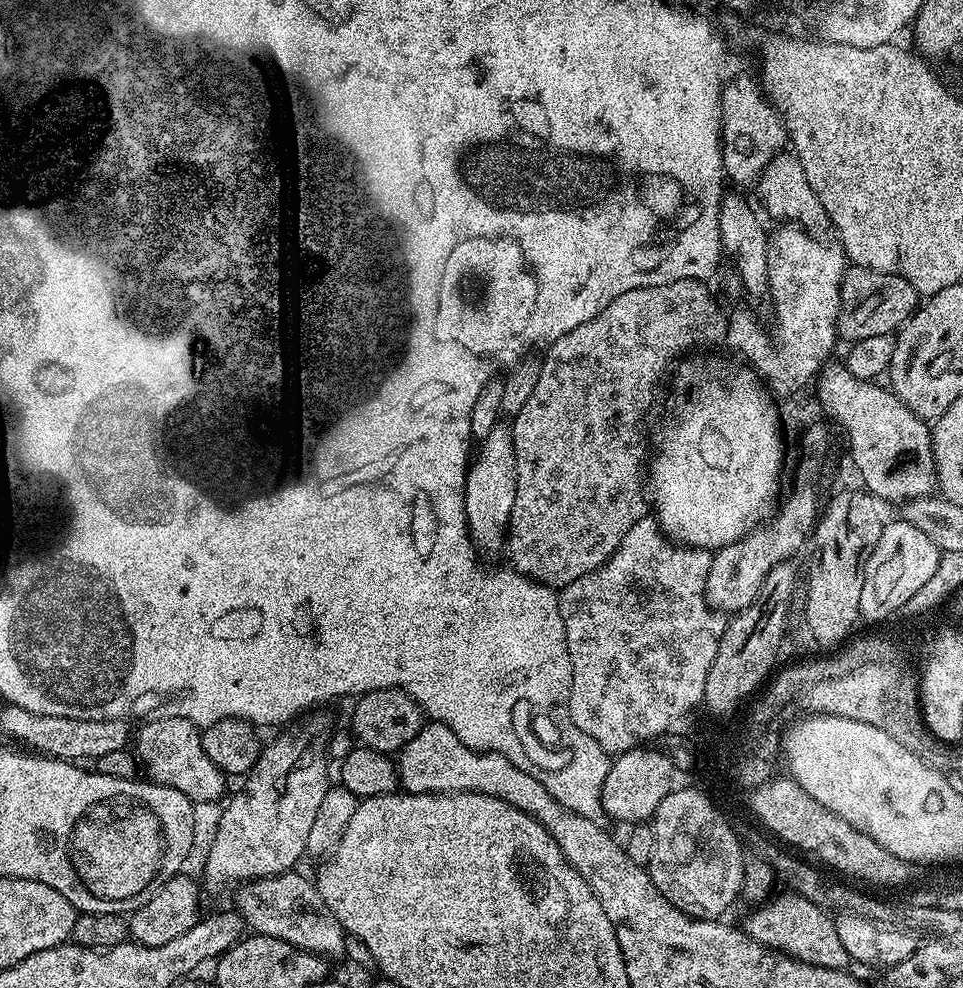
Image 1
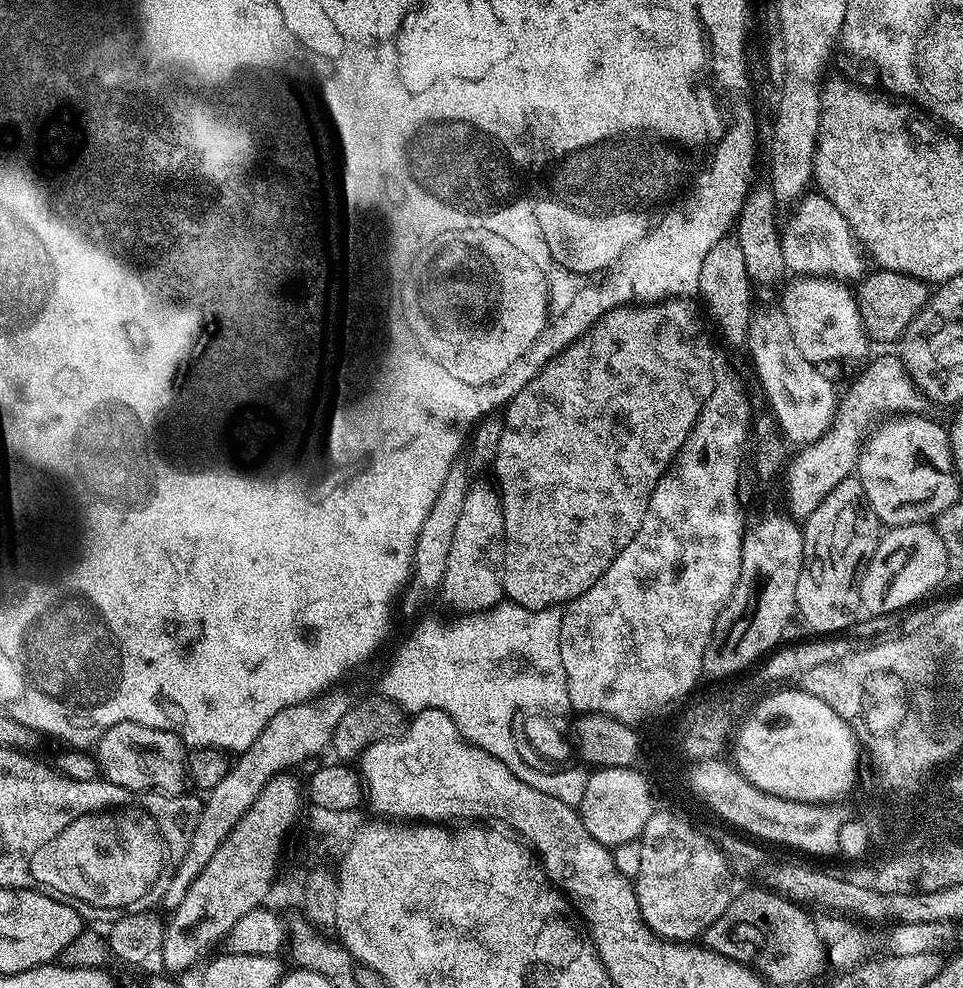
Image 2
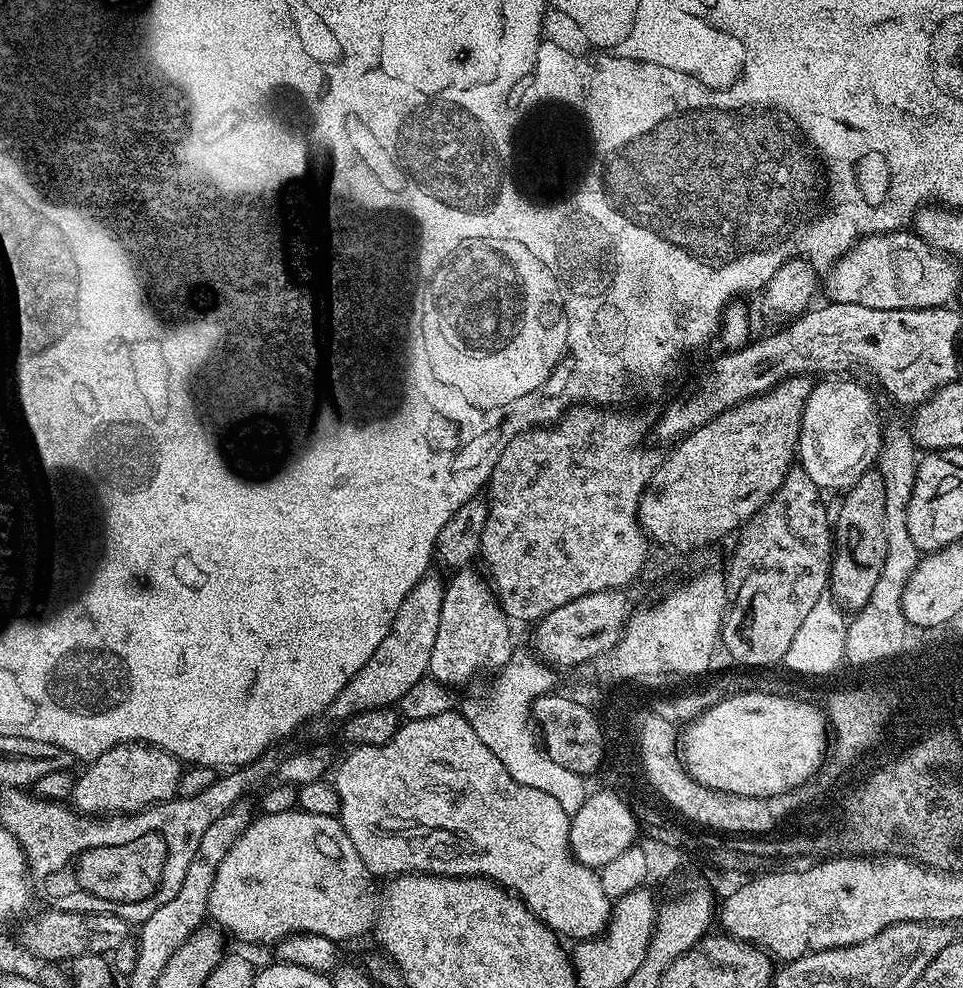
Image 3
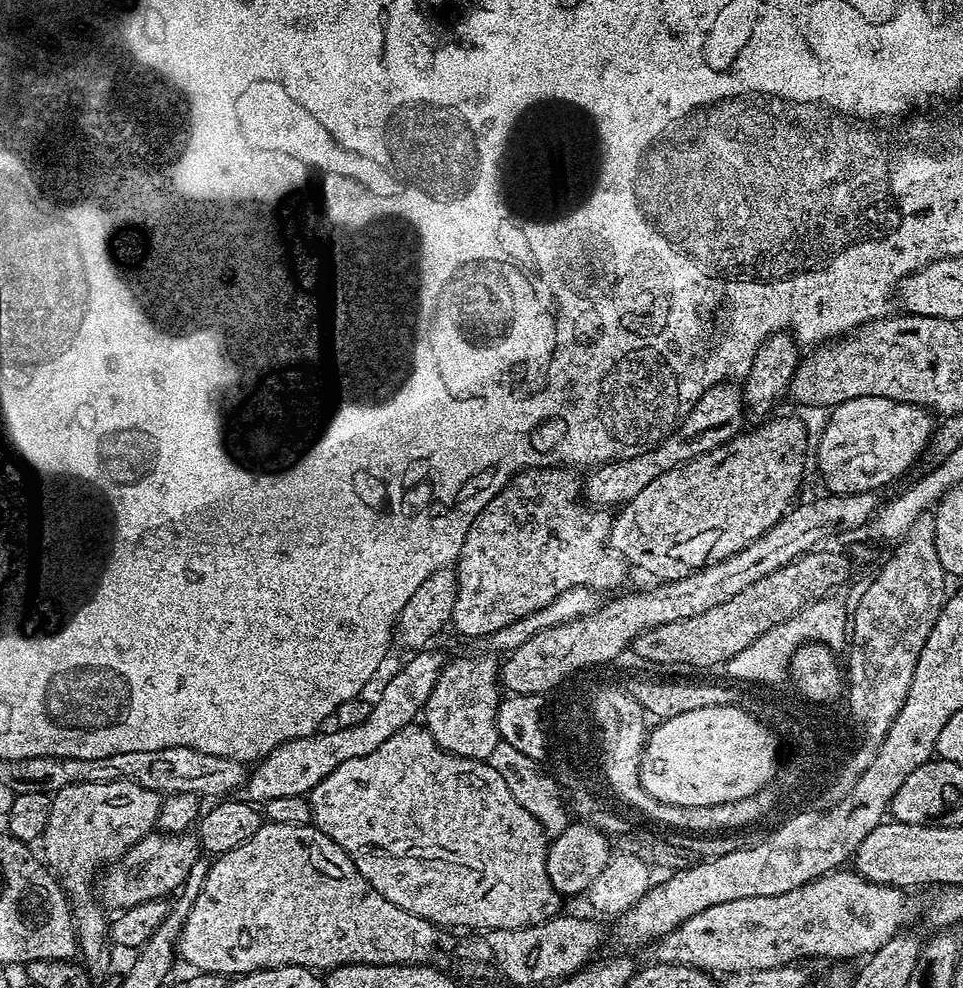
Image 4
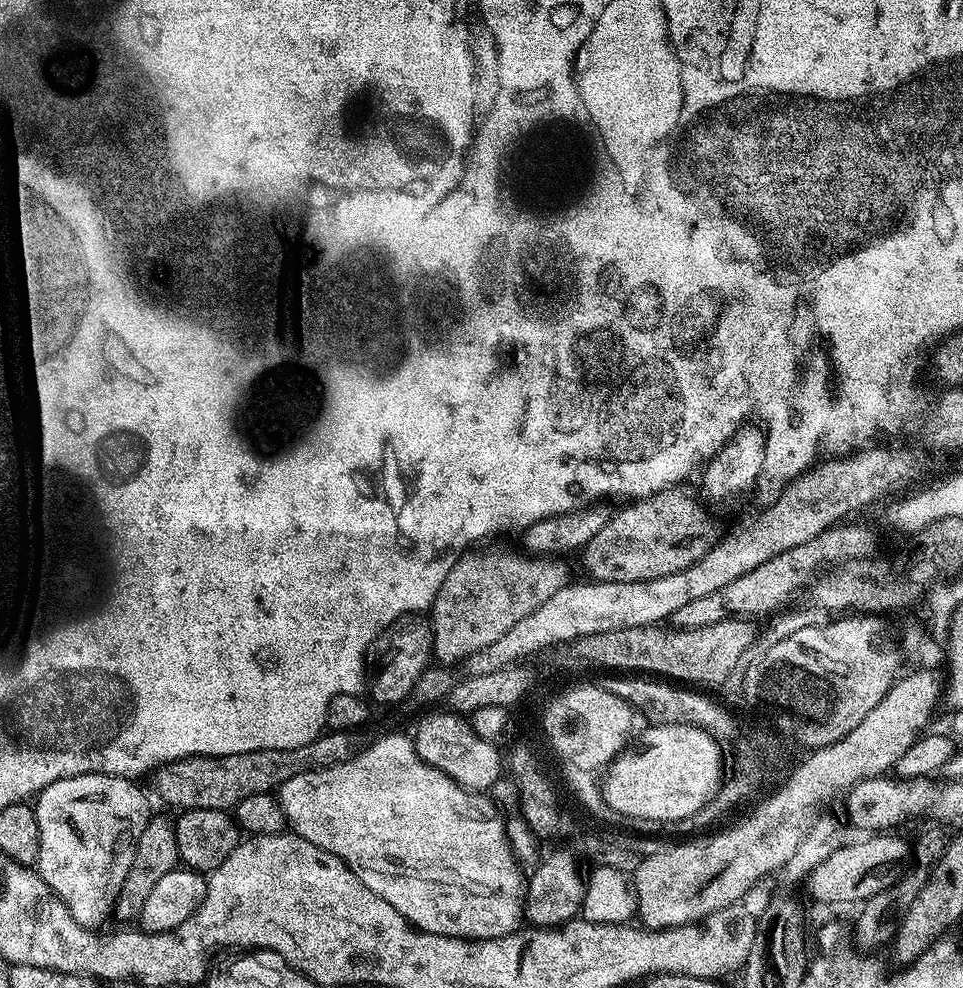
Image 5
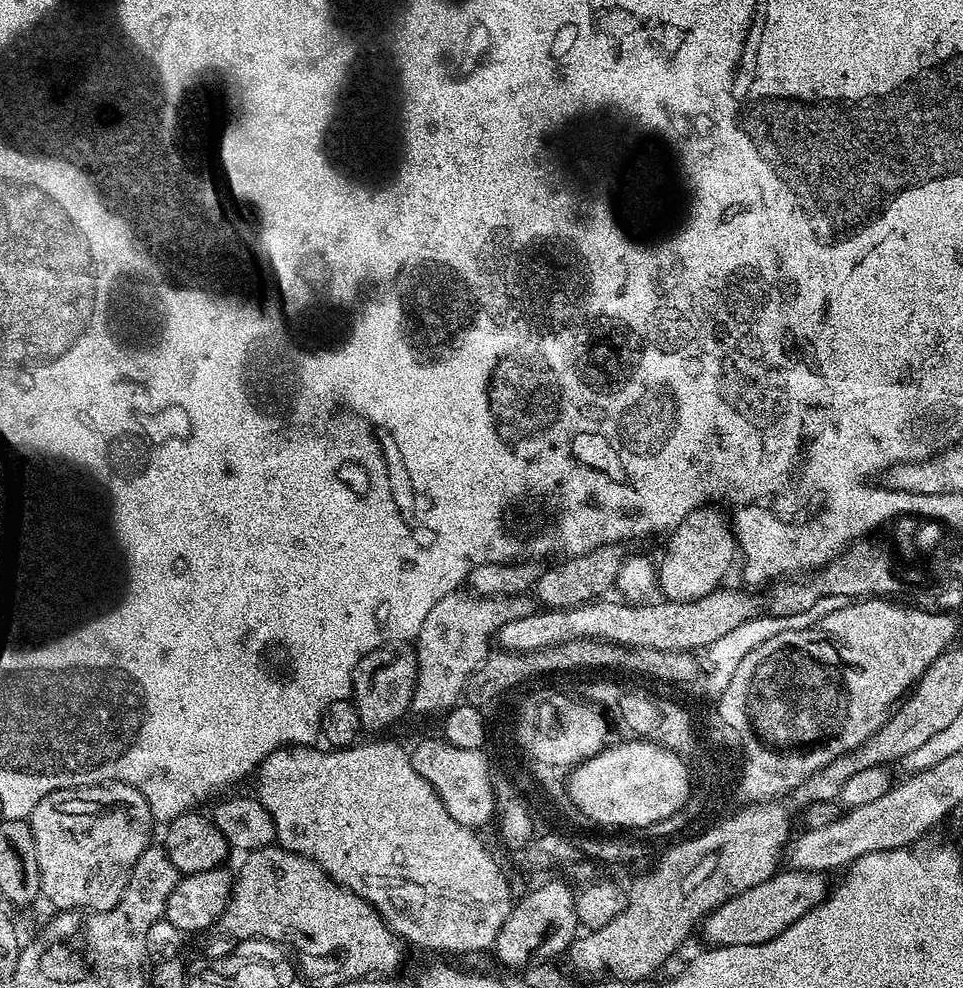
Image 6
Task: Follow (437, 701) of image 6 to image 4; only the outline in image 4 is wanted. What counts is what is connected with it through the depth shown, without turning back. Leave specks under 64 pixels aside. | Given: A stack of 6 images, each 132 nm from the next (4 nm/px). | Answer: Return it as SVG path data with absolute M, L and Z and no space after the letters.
M564 466L523 469L474 518L460 555L454 560L458 592L450 621L453 629L456 627L464 636L487 638L502 630L502 626L542 610L566 590L616 588L627 578L629 565L608 543L613 513L600 506L589 506L581 499L582 484L572 472L575 471Z

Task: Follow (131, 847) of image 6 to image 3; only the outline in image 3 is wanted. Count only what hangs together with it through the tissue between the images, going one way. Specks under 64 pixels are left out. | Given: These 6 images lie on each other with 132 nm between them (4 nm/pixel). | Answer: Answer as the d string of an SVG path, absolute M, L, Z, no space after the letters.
M125 742L115 744L85 768L88 769L81 776L75 777L76 785L70 797L76 811L81 814L127 814L173 799L182 764L166 750L152 744Z

